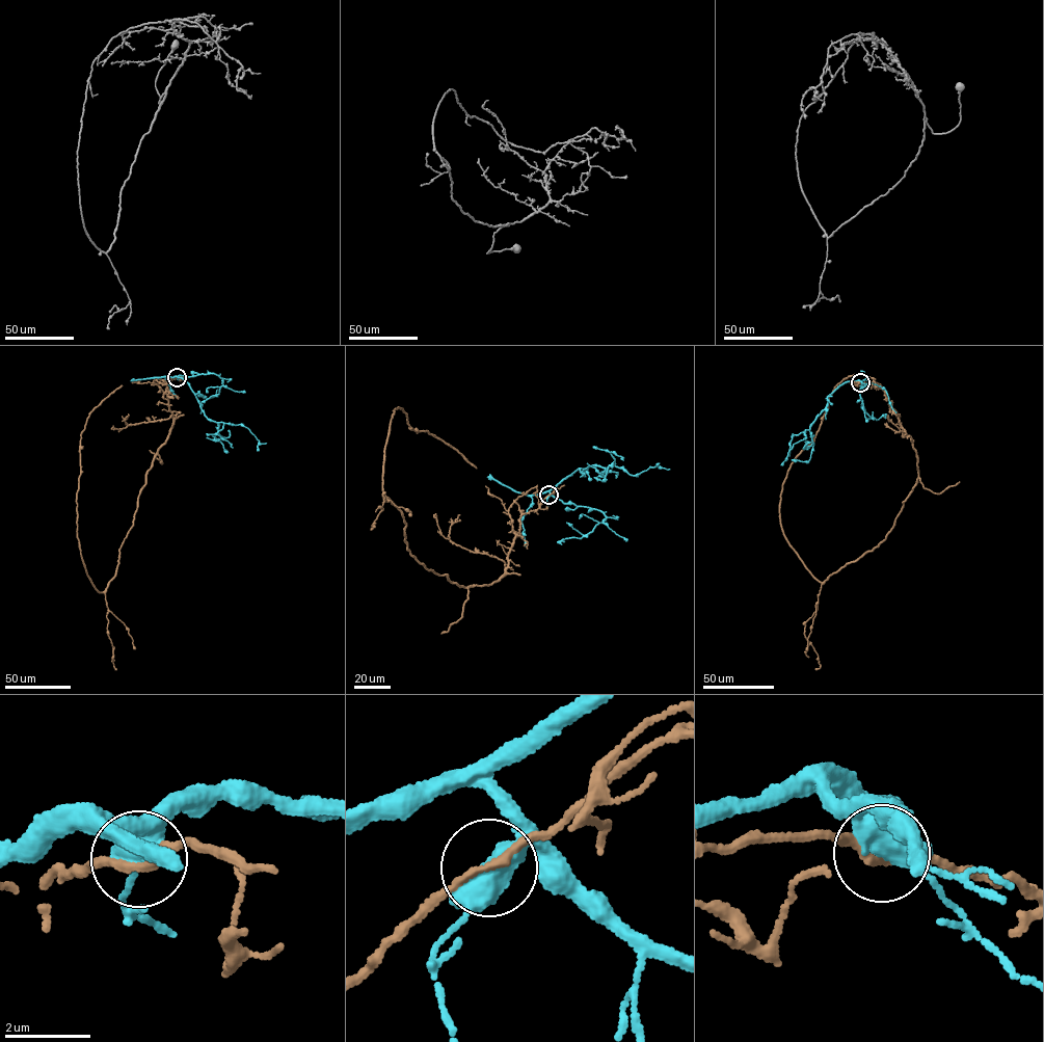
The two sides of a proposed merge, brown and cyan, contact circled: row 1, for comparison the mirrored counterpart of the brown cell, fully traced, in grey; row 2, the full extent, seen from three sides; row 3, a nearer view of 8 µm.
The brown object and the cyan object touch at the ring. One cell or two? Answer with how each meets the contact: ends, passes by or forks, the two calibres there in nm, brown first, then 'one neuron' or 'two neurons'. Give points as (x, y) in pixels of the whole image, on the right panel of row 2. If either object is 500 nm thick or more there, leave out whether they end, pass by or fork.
180 nm thick on the brown side, 550 nm on the other; one neuron

